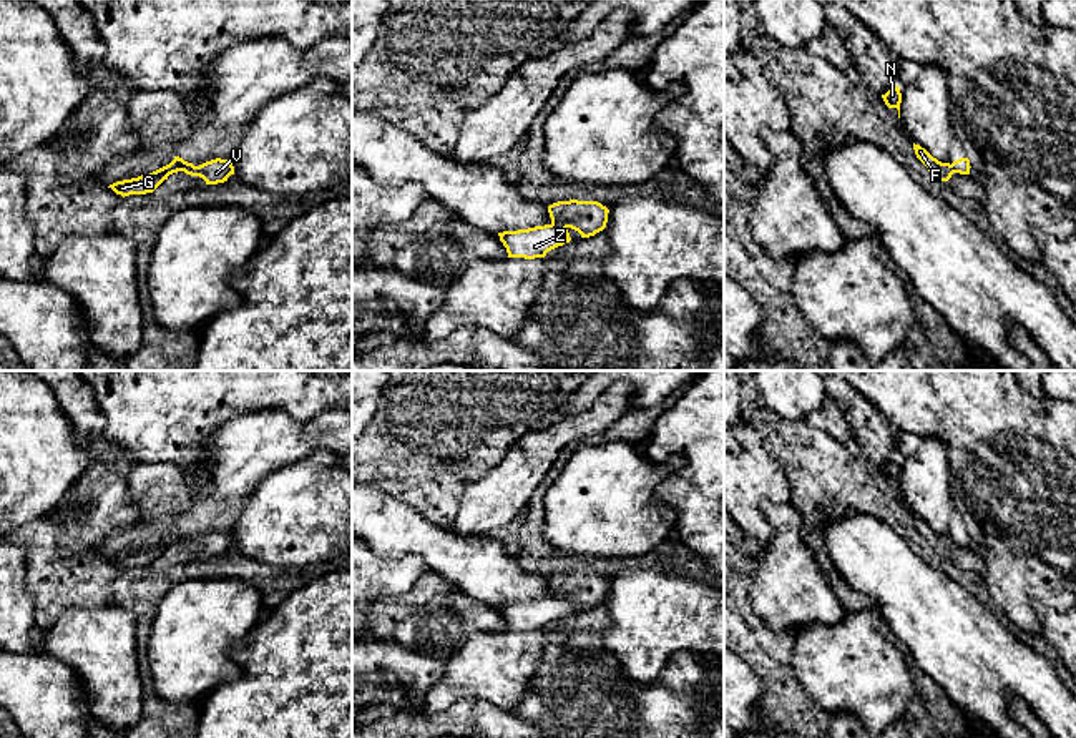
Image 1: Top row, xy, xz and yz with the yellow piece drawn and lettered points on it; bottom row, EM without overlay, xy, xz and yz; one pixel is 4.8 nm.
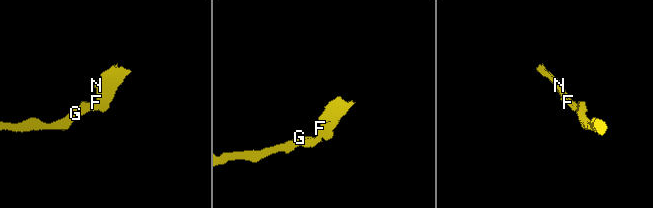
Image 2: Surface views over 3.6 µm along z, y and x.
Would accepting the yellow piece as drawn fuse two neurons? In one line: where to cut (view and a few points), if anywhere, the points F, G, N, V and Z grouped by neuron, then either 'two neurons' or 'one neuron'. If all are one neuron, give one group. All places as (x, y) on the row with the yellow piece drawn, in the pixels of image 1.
xz (552, 223), (565, 228) | F N V / G Z | two neurons

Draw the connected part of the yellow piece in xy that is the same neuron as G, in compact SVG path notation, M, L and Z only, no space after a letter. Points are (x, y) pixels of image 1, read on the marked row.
M174 156L174 160L169 165L149 175L141 175L138 178L116 181L108 188L111 188L116 194L121 194L123 198L130 194L153 193L164 180L168 180L169 175L184 171L193 166L194 166L193 163L188 163L183 158Z

